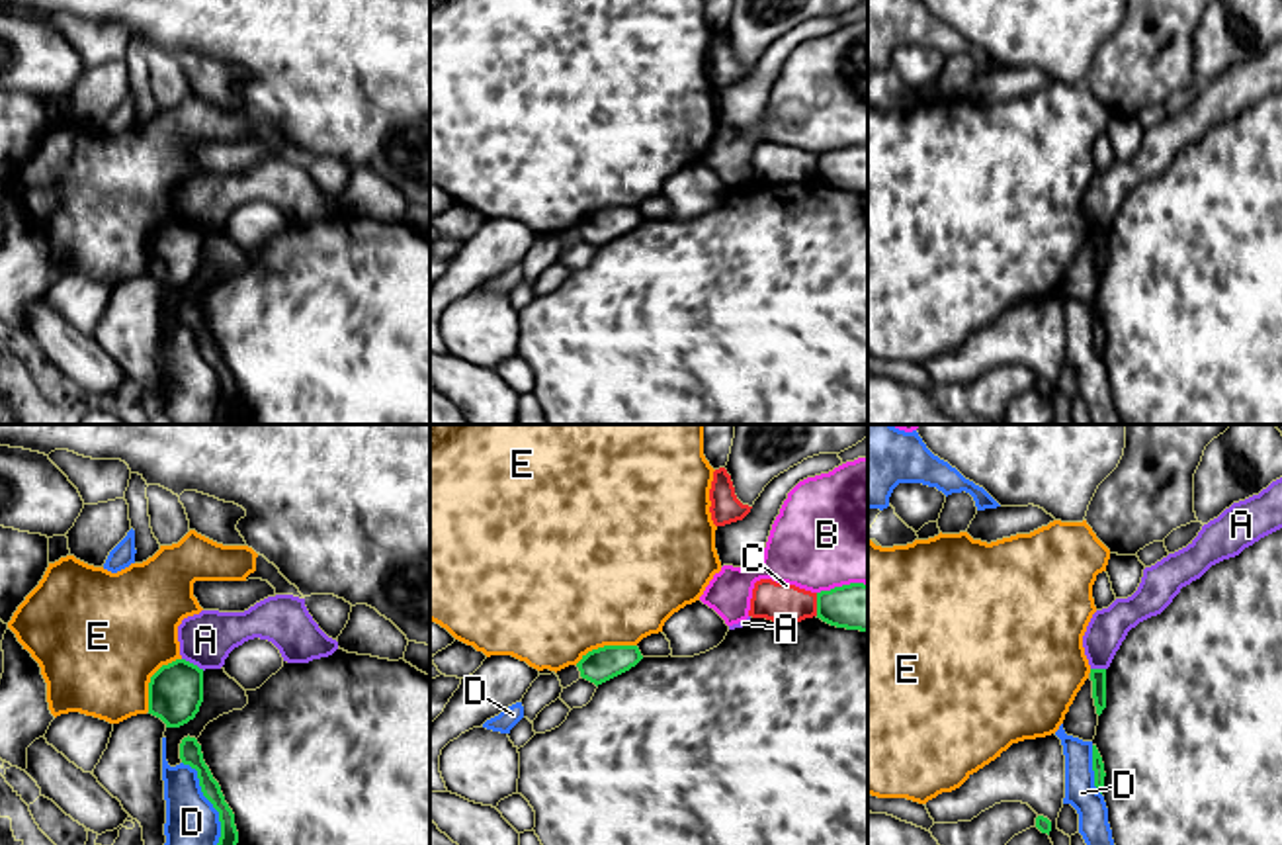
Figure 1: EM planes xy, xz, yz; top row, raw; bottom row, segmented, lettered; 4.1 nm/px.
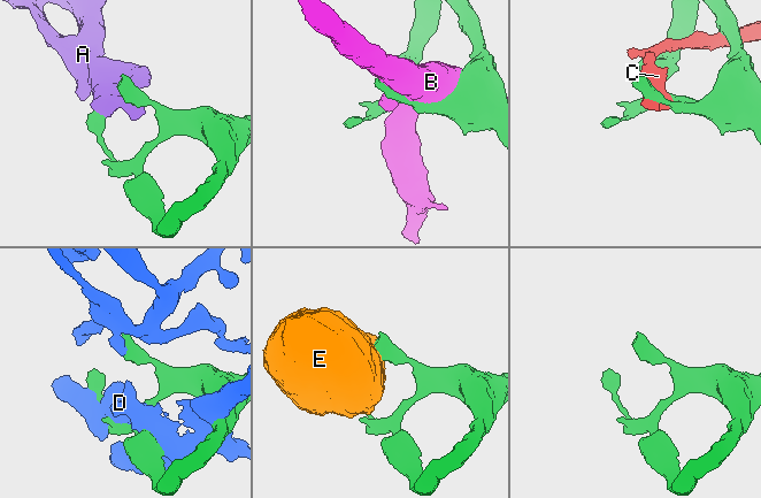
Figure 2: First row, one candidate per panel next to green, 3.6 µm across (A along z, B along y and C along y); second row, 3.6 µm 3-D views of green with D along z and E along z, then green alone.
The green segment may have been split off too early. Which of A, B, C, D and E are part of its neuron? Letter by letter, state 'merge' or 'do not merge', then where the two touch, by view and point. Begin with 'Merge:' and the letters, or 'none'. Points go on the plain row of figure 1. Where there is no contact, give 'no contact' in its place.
Merge: none
A: do not merge; contact xy (192, 225)
B: do not merge; contact xz (843, 147)
C: do not merge; contact xz (817, 167)
D: do not merge; contact xy (215, 370)
E: do not merge; contact xy (151, 241)

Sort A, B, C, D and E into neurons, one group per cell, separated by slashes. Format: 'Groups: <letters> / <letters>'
Groups: A / B / C / D / E

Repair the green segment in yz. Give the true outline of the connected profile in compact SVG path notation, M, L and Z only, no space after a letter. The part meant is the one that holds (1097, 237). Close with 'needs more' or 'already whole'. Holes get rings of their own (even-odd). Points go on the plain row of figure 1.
M1090 231L1090 243L1096 276L1100 278L1106 270L1106 231Z | already whole

